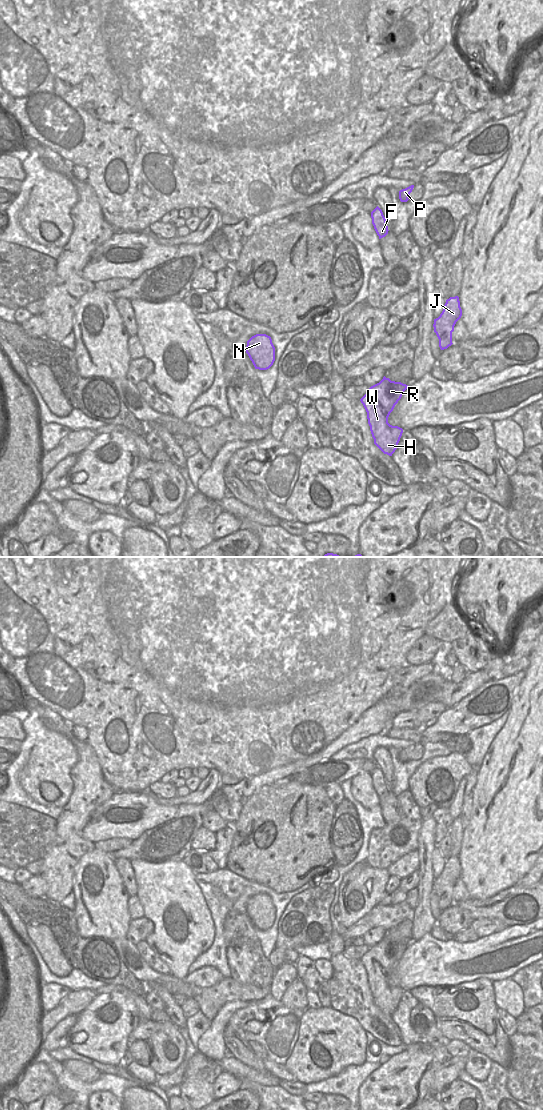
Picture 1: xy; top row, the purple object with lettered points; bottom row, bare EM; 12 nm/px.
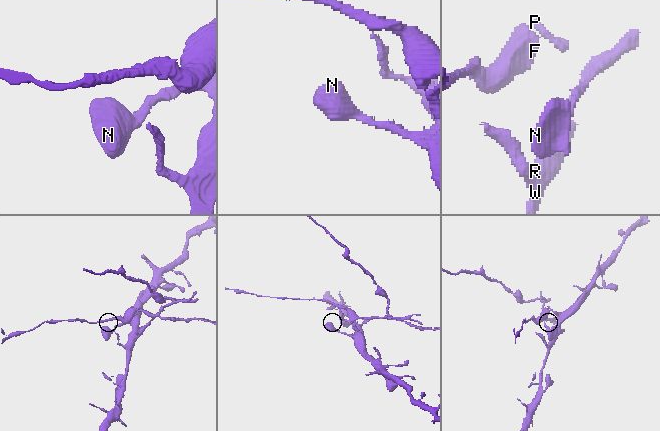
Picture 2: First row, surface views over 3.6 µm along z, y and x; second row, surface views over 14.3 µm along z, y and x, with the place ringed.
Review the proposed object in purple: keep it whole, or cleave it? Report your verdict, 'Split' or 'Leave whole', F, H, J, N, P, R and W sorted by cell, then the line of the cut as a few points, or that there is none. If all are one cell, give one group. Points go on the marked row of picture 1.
Split. Groups: F J / H N P R W. Split along xy (451, 333), (439, 340)

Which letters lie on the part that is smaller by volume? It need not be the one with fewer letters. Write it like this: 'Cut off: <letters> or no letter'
Cut off: F, J

